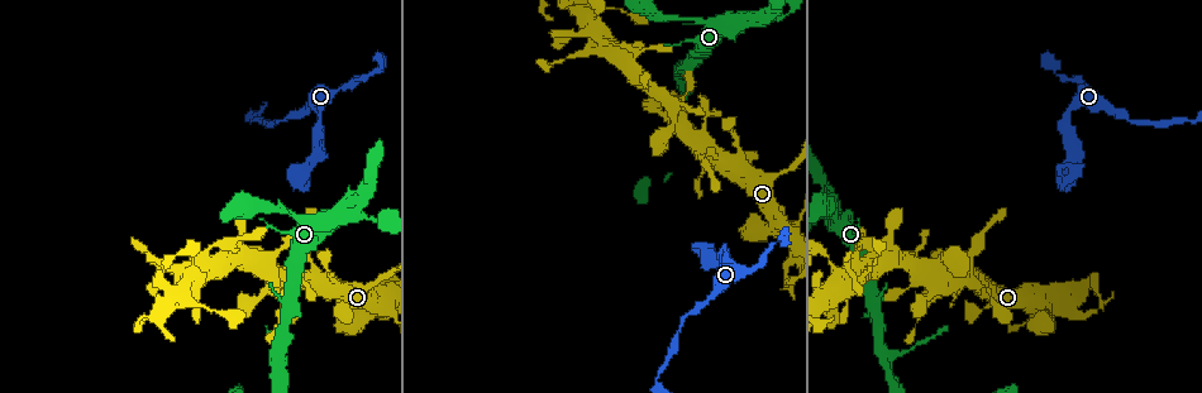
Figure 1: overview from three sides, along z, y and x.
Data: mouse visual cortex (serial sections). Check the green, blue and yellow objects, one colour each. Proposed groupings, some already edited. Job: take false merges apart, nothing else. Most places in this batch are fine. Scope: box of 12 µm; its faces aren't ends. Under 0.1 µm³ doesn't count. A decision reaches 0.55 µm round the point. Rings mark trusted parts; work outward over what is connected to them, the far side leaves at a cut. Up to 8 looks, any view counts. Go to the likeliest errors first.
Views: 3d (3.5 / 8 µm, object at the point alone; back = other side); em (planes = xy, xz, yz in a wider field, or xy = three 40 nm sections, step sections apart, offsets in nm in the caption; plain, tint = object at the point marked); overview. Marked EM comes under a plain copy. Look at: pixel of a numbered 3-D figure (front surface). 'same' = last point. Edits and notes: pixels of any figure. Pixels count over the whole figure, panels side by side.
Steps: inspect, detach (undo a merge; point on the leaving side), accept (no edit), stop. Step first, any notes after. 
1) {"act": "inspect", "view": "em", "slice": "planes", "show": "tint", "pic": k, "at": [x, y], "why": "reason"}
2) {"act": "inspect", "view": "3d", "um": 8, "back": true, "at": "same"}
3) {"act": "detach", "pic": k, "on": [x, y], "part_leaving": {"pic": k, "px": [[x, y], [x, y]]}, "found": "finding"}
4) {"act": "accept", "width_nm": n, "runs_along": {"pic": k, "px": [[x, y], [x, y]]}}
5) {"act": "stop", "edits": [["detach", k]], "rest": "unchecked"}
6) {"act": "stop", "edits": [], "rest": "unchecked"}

{"act": "inspect", "view": "3d", "um": 3.5, "pic": 1, "at": [703, 256]}

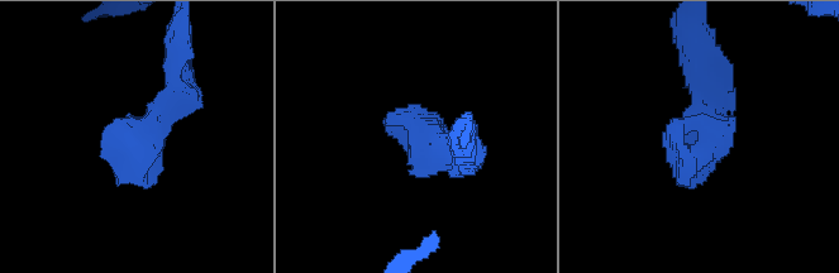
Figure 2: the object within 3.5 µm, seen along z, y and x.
{"act": "inspect", "view": "em", "slice": "xy", "step": 2, "show": "tint", "pic": 2, "at": [698, 155]}

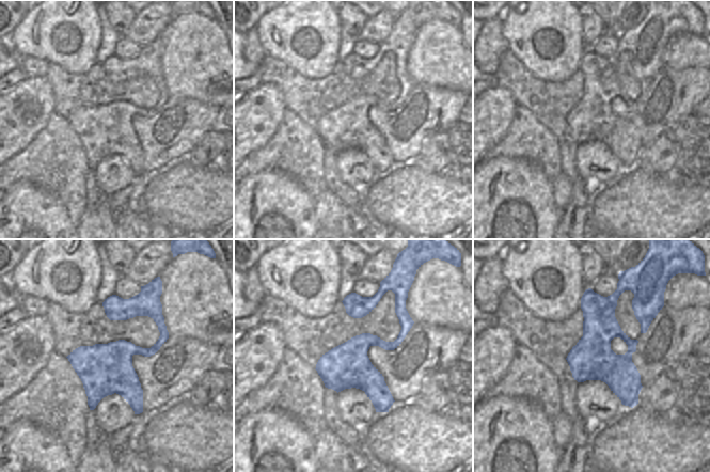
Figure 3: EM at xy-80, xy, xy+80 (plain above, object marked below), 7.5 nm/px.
{"act": "accept", "runs_along": {"pic": 2, "px": [[463, 154], [390, 115]]}, "found": "one cell here"}

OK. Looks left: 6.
{"act": "inspect", "view": "3d", "um": 3.5, "pic": 1, "at": [350, 214], "why": "arms part here"}

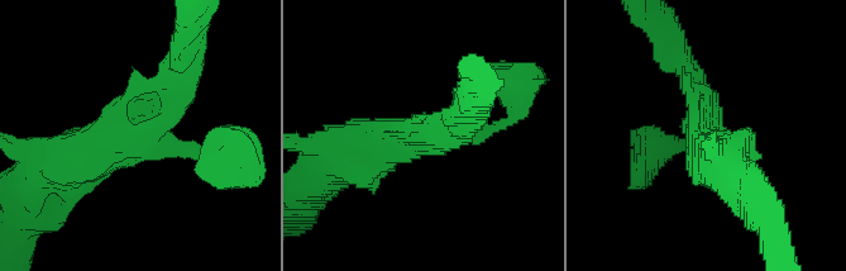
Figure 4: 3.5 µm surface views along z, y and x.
{"act": "inspect", "view": "em", "slice": "xy", "step": 3, "show": "tint", "pic": 4, "at": [426, 140], "arms": 3, "arm_widths_nm": [150, 350, 600], "why": "now the EM"}

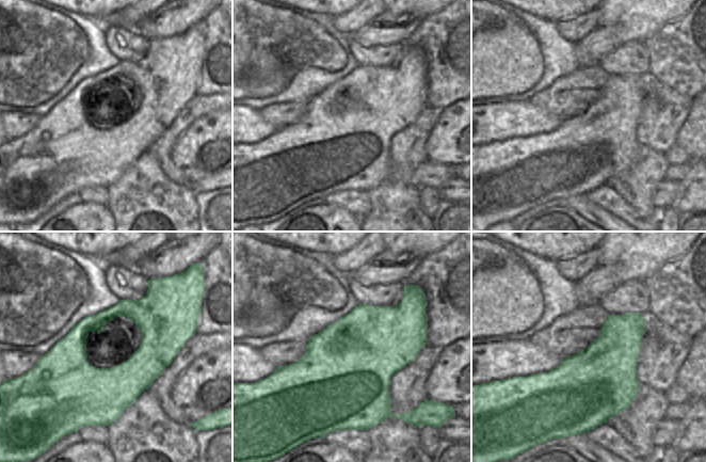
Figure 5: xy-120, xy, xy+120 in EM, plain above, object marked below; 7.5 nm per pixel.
{"act": "inspect", "view": "em", "slice": "xy", "step": 5, "show": "tint", "at": "same", "why": "cut it another way"}

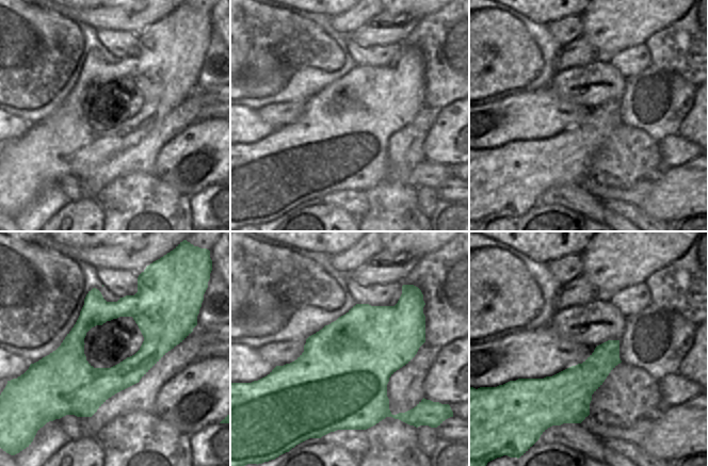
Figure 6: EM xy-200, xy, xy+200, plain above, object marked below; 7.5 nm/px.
{"act": "accept", "width_nm": 700, "runs_along": {"pic": 6, "px": [[94, 291], [76, 336], [90, 413]]}, "found": "one cell here"}

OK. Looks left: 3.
{"act": "inspect", "view": "3d", "um": 3.5, "pic": 1, "at": [674, 124], "why": "four-way junction"}

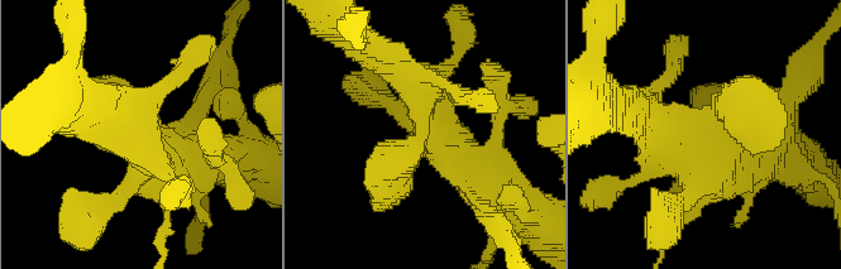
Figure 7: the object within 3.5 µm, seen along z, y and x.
{"act": "inspect", "view": "em", "slice": "planes", "show": "tint", "pic": 7, "at": [428, 127]}

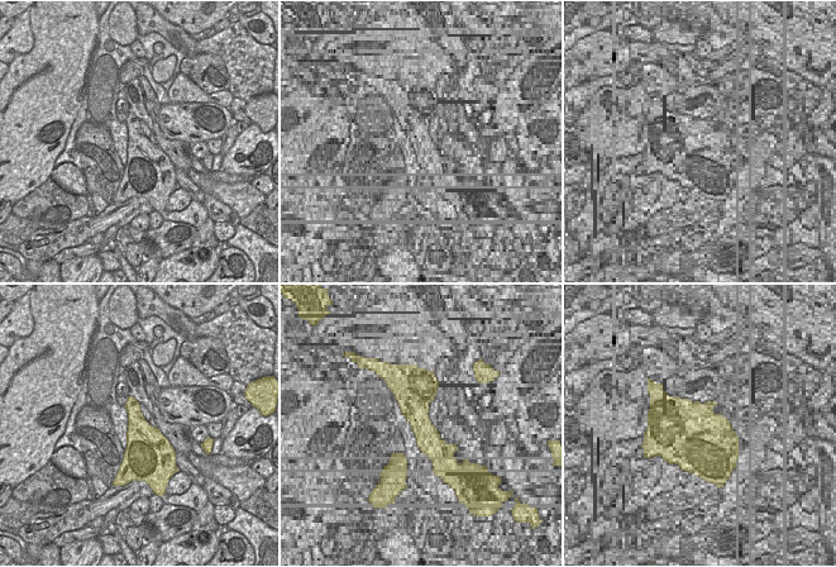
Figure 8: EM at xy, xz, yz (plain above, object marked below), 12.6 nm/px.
{"act": "accept", "runs_along": {"pic": 7, "px": [[491, 192], [440, 140], [402, 72]]}, "found": "one cell here"}

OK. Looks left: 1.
{"act": "stop", "edits": [], "rest": "unchecked"}

